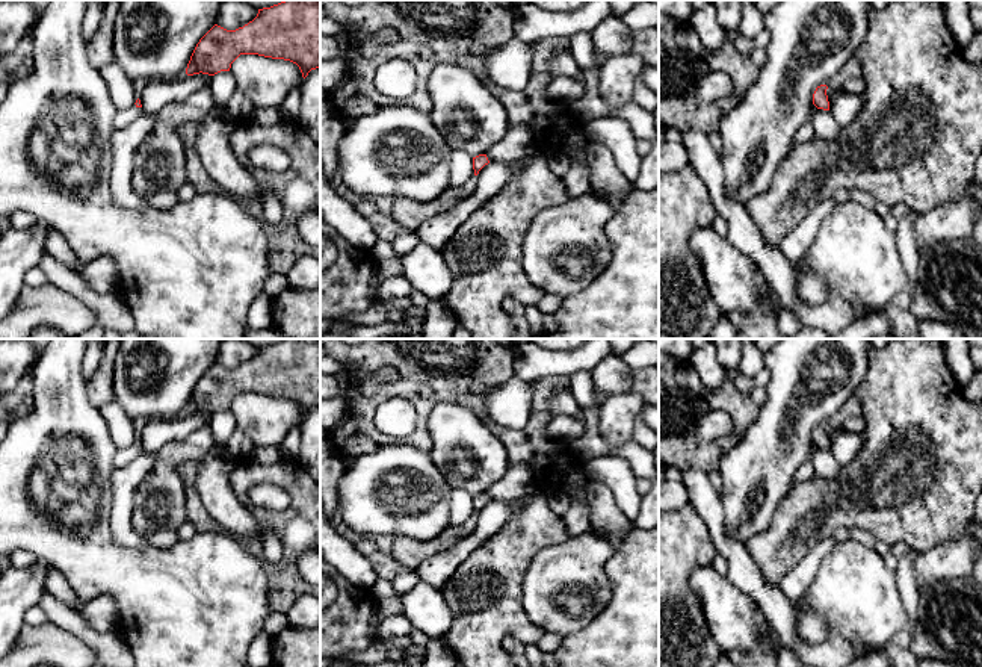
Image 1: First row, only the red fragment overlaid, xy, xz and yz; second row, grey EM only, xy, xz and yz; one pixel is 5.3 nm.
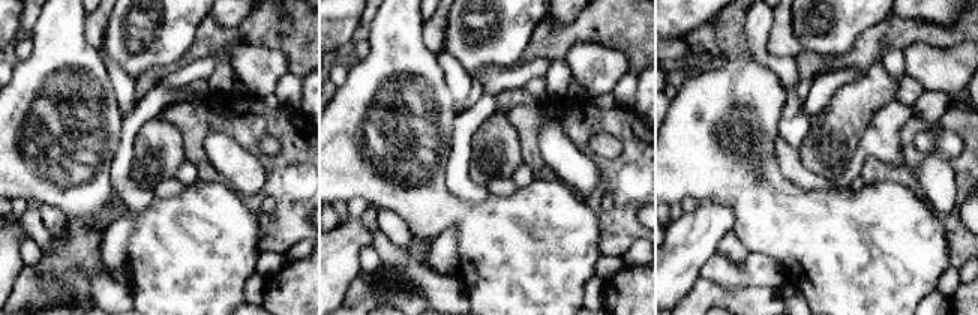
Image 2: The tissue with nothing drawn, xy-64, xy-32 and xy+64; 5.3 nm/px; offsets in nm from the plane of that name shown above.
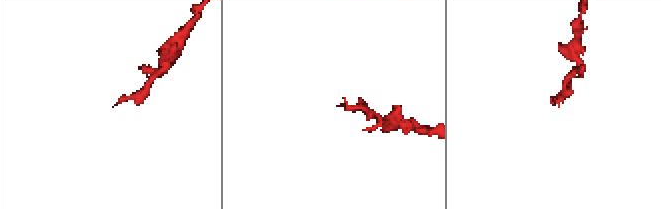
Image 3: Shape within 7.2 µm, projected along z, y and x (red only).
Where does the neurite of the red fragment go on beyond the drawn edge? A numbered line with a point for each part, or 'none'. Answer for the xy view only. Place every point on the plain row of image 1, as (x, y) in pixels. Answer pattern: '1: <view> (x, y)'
1: xy (123, 457)

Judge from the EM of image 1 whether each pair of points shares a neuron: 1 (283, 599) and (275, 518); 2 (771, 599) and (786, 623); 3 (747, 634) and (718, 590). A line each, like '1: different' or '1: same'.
1: same
2: same
3: same

